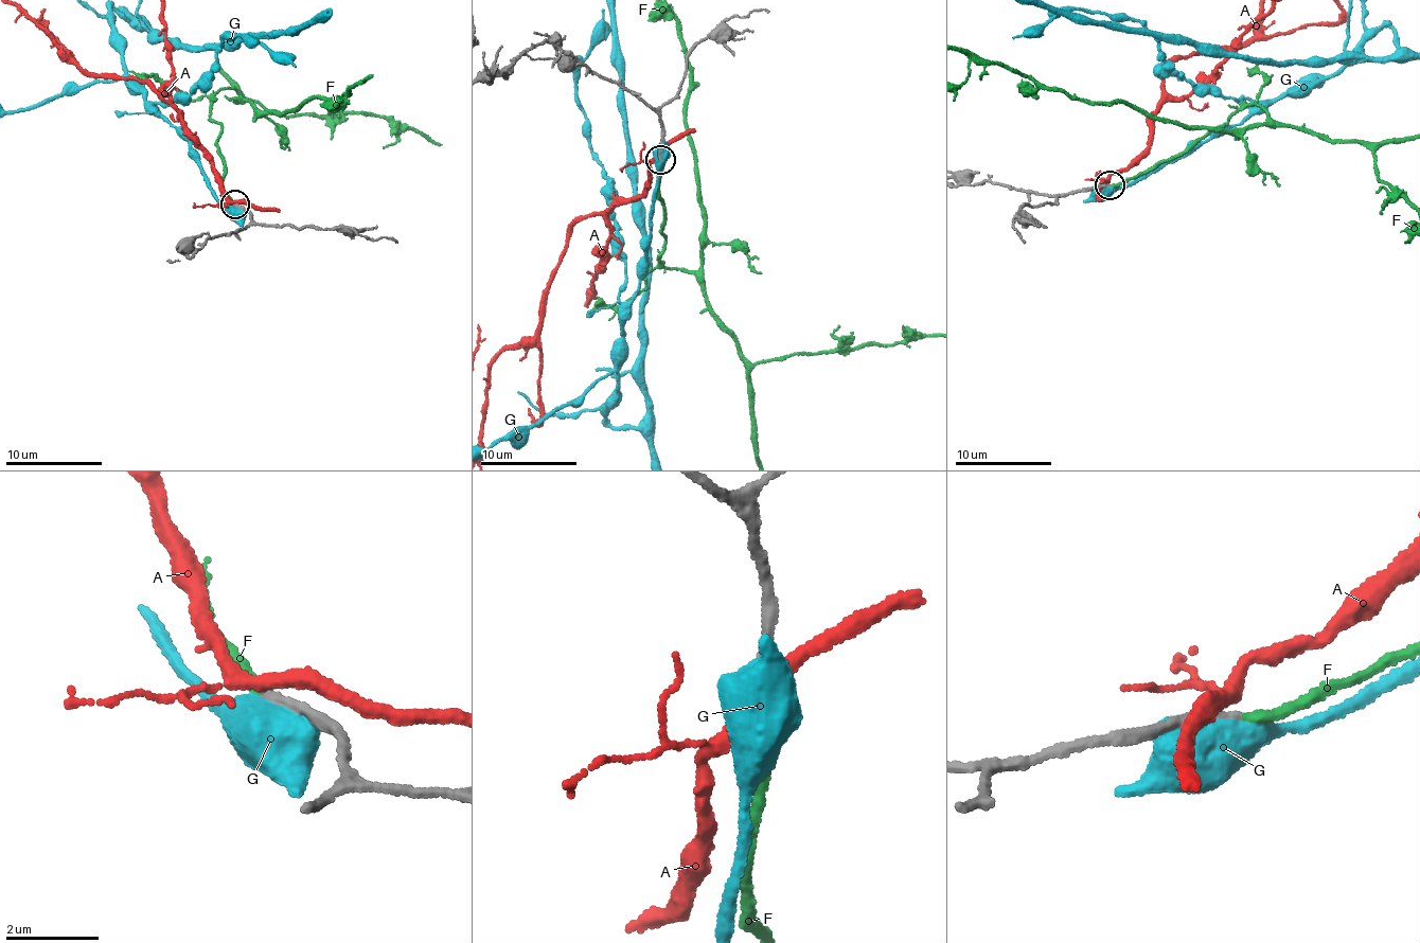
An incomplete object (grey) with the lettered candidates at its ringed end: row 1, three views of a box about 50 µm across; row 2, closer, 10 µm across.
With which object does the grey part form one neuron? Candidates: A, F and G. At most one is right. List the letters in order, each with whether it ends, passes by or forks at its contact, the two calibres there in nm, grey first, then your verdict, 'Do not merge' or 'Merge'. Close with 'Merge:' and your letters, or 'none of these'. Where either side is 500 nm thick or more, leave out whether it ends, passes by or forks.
A: It forks there. Thickness 240 nm (grey) against 280 nm. Do not merge
F: It ends there. Thickness 200 nm (grey) against 240 nm. Merge
G: Thickness 280 nm (grey) against 1050 nm. Do not merge
Merge: F

